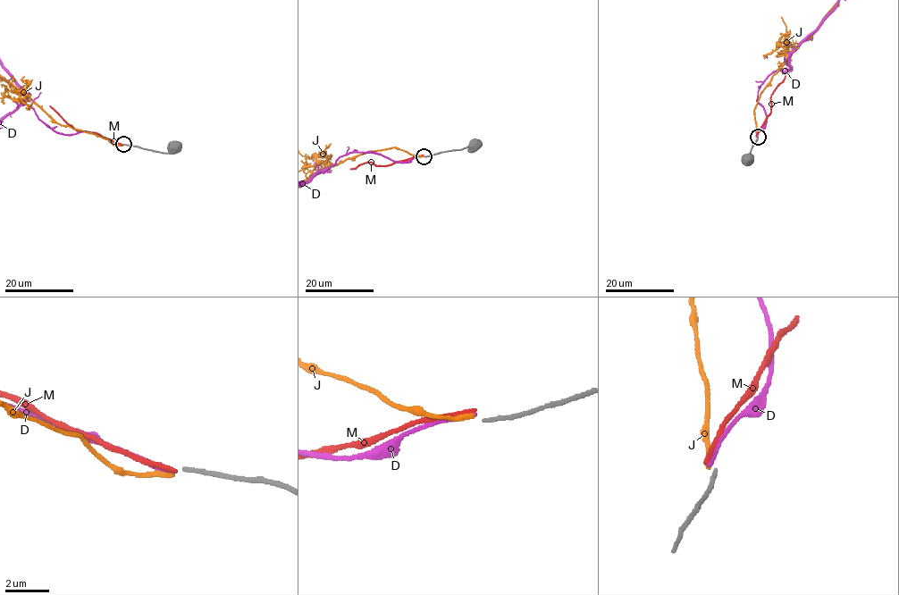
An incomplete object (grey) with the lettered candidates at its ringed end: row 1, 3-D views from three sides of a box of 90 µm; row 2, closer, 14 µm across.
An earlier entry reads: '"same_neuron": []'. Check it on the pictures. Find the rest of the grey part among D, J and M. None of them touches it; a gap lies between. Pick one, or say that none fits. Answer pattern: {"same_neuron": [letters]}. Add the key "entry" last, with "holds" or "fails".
{"same_neuron": ["D"], "entry": "fails"}

